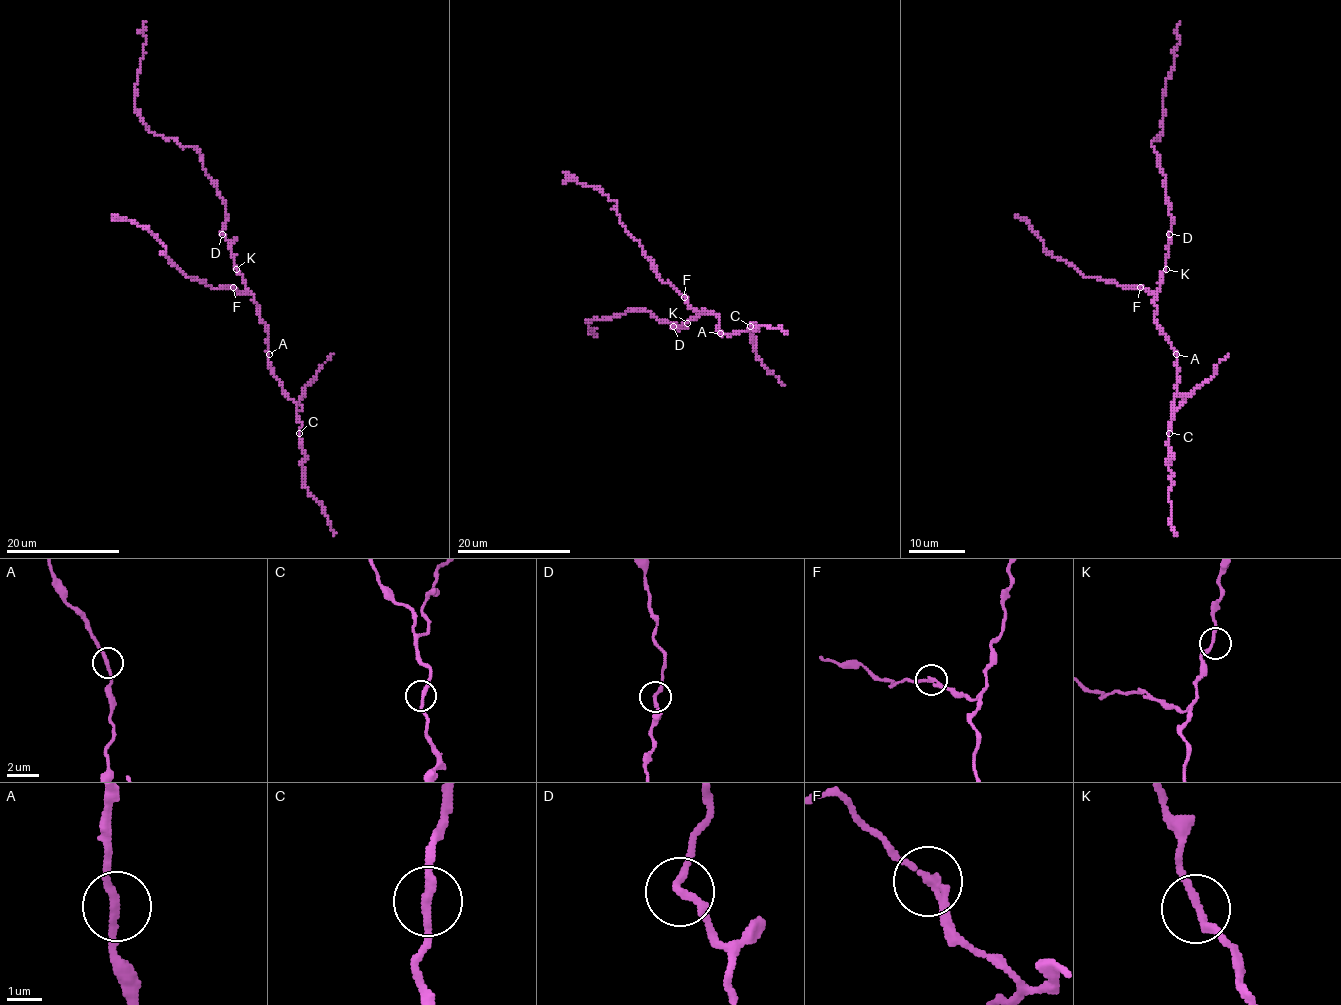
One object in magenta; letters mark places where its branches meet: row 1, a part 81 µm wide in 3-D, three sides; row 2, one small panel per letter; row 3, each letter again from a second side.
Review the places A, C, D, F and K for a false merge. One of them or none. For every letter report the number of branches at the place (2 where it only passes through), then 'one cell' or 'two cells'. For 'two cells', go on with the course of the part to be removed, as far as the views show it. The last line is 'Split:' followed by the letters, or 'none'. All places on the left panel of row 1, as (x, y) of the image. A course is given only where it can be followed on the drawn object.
A: branches 2; one cell
C: branches 2; one cell
D: branches 2; one cell
F: branches 2; one cell
K: branches 2; one cell
Split: none

